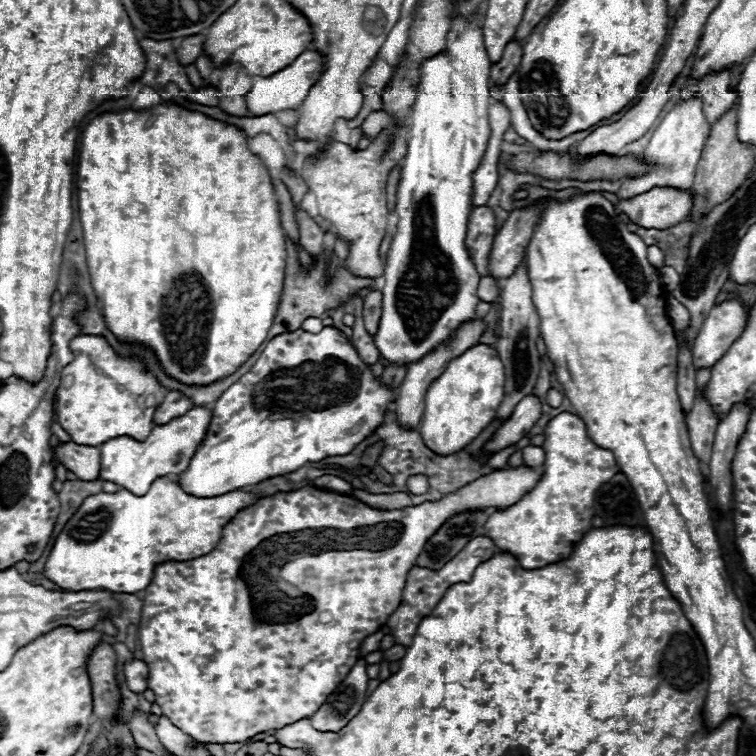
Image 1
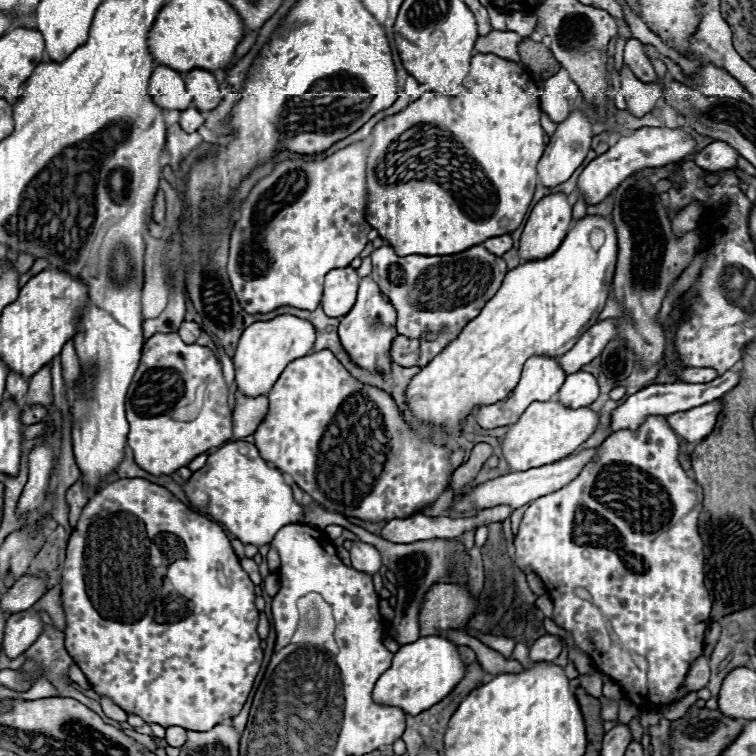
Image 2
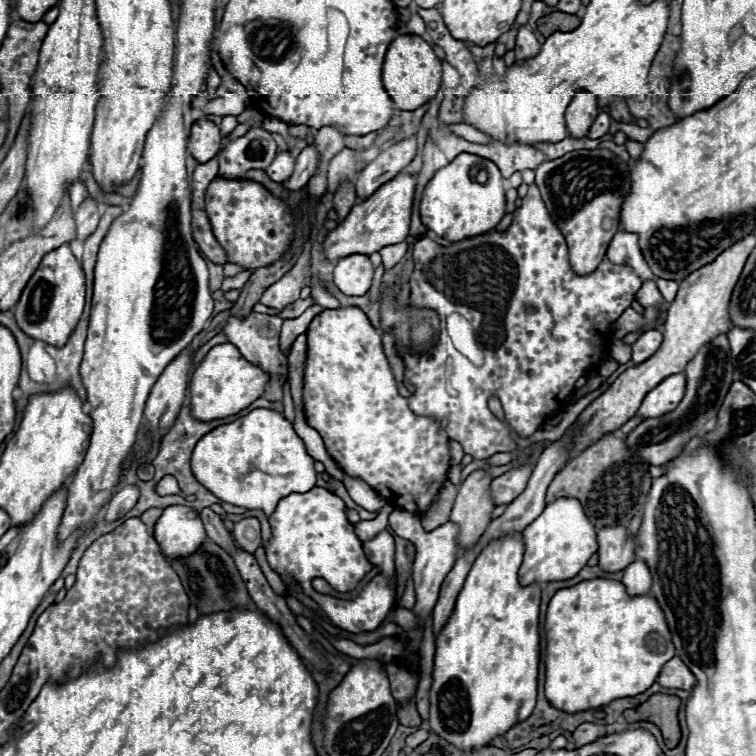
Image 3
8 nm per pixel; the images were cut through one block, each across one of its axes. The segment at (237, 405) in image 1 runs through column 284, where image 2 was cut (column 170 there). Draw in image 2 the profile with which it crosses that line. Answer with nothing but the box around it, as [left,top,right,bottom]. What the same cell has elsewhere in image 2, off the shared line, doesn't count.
[126,332,232,476]

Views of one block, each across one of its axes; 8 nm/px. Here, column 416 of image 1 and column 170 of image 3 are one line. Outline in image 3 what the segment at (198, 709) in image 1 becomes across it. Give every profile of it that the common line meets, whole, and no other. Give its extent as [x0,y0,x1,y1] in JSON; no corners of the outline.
[154,504,206,558]

